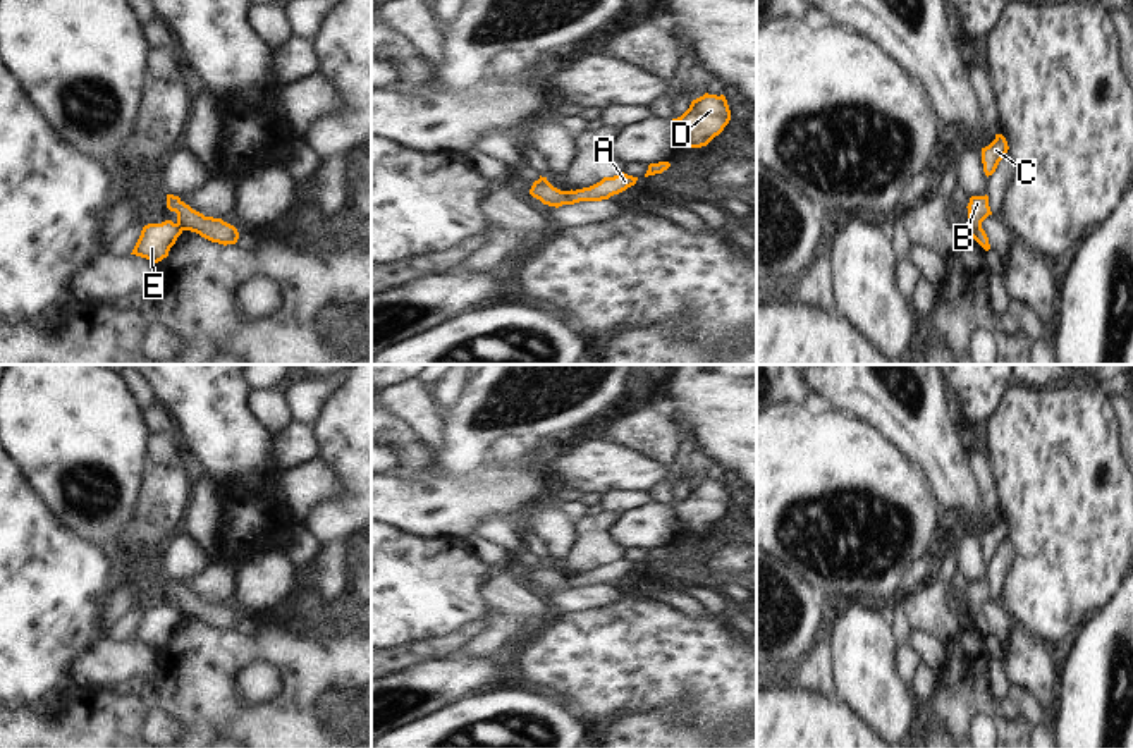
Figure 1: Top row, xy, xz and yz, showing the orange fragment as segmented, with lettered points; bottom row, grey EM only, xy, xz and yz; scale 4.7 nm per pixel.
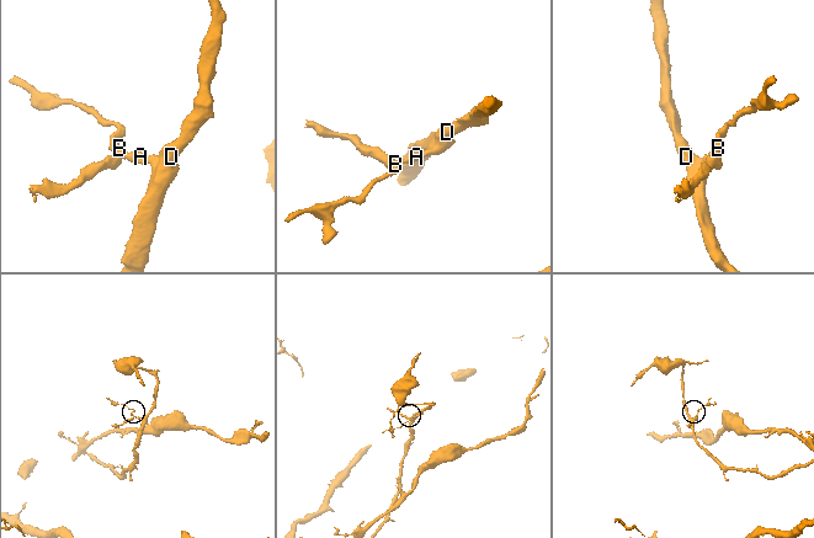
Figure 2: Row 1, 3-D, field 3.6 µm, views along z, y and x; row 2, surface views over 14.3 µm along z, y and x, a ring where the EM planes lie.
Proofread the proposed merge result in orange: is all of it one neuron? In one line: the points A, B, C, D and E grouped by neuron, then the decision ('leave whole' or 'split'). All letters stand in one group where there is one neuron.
A B C D / E | split

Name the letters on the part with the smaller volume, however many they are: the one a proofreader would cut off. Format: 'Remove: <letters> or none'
Remove: E

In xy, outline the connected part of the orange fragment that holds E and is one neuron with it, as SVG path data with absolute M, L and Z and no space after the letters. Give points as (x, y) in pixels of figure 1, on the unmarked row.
M172 605L148 609L143 612L131 640L158 648L168 641L170 633L175 629L181 619L181 610L174 609Z

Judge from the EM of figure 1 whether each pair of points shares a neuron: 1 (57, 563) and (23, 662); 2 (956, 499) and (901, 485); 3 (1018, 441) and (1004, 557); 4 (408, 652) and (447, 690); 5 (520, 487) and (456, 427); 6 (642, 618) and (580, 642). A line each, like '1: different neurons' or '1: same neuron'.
1: same neuron
2: different neurons
3: different neurons
4: different neurons
5: different neurons
6: same neuron

